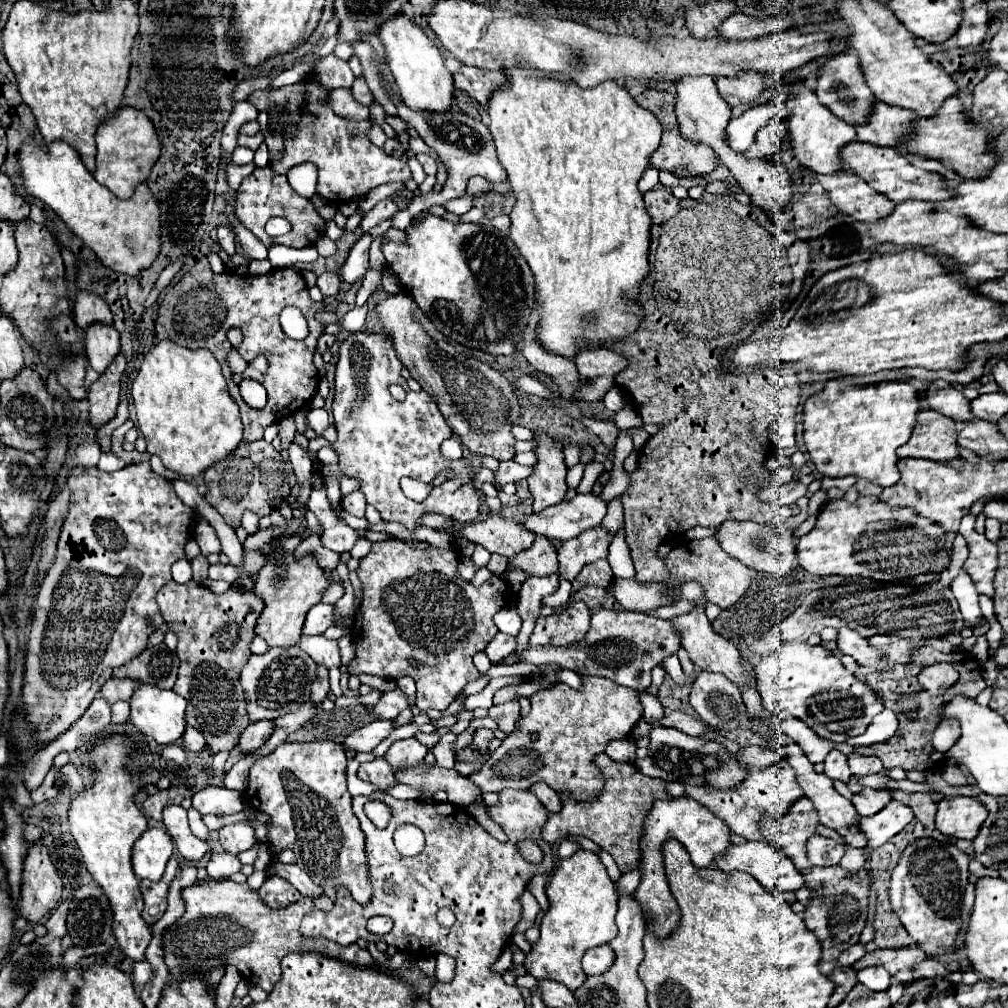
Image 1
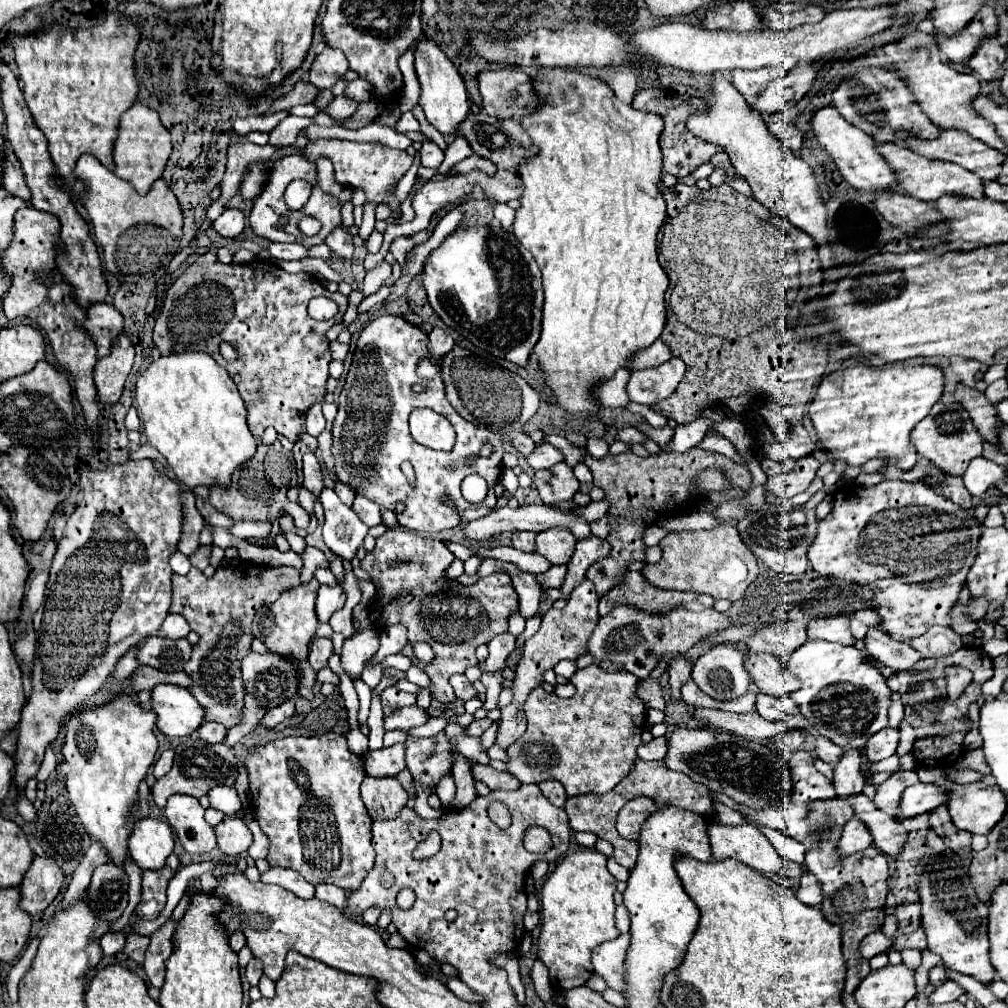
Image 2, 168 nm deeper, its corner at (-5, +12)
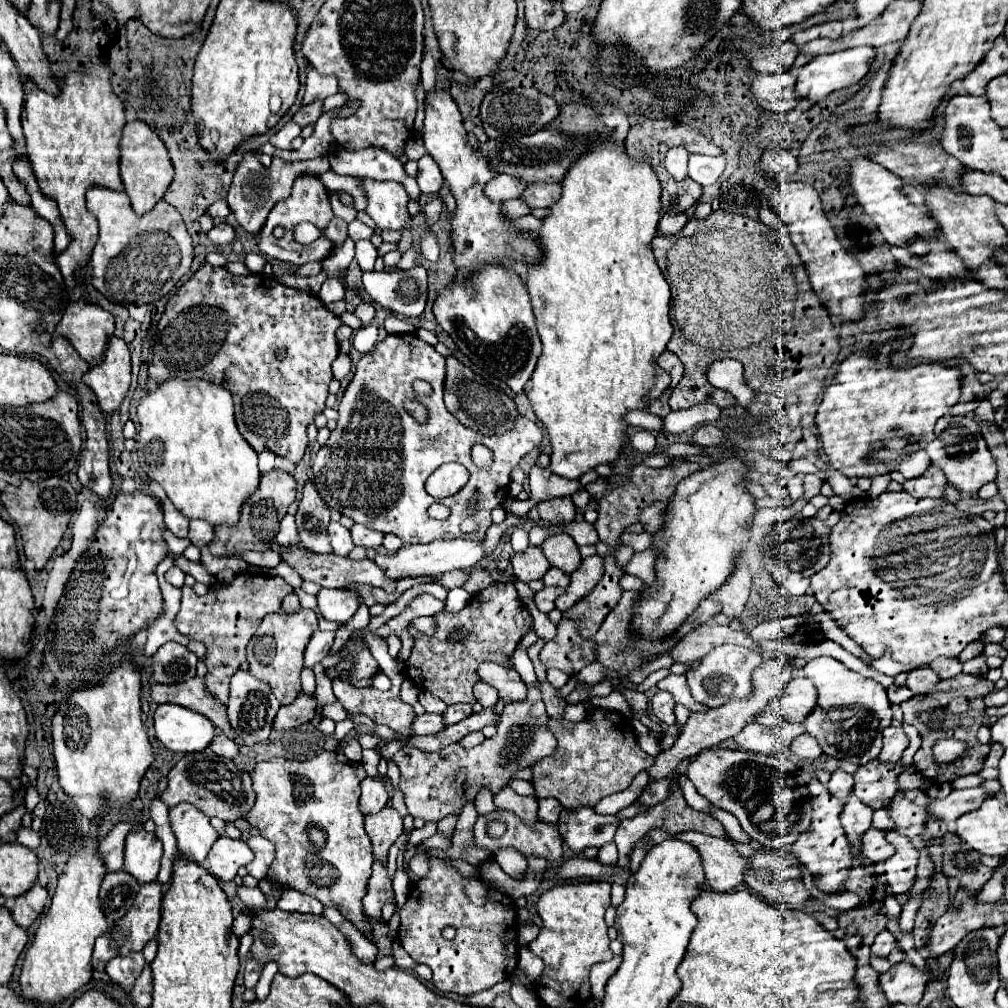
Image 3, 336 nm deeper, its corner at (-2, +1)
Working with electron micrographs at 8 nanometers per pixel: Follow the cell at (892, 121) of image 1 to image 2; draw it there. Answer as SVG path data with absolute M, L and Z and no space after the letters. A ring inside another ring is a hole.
M941 130L939 138L927 142L919 138L909 138L907 144L915 154L931 160L955 162L965 170L975 172L983 180L997 180L1005 162L1005 156L999 150L993 150L979 140L973 140L959 130Z

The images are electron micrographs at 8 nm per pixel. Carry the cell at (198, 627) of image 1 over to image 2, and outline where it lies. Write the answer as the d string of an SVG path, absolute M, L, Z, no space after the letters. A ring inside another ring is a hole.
M239 564L235 568L221 566L211 578L207 578L197 568L191 568L189 574L185 576L173 574L171 612L181 614L189 622L191 630L195 630L201 636L199 644L193 646L193 654L185 666L185 672L193 680L193 688L189 690L205 708L207 720L219 722L225 728L231 728L241 720L245 688L239 666L243 656L249 654L253 642L251 634L253 616L261 606L275 602L279 594L295 586L299 586L299 572L291 566L279 568L265 568L253 564Z

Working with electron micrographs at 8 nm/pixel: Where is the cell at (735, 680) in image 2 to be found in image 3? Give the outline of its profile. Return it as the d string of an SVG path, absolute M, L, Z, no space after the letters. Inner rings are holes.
M720 645L714 647L698 665L698 669L688 671L686 679L688 685L692 689L692 697L706 705L706 707L720 707L724 703L730 701L732 695L738 697L746 697L752 691L752 683L750 683L750 673L754 671L754 667L758 667L762 663L762 655L758 651L752 649L744 649L738 645Z

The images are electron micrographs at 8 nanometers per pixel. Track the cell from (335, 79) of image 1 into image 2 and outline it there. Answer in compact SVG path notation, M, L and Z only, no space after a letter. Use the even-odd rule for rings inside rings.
M325 48L321 54L317 54L309 70L309 82L319 90L327 90L327 88L333 88L347 70L349 66L347 66L345 54L341 50Z

